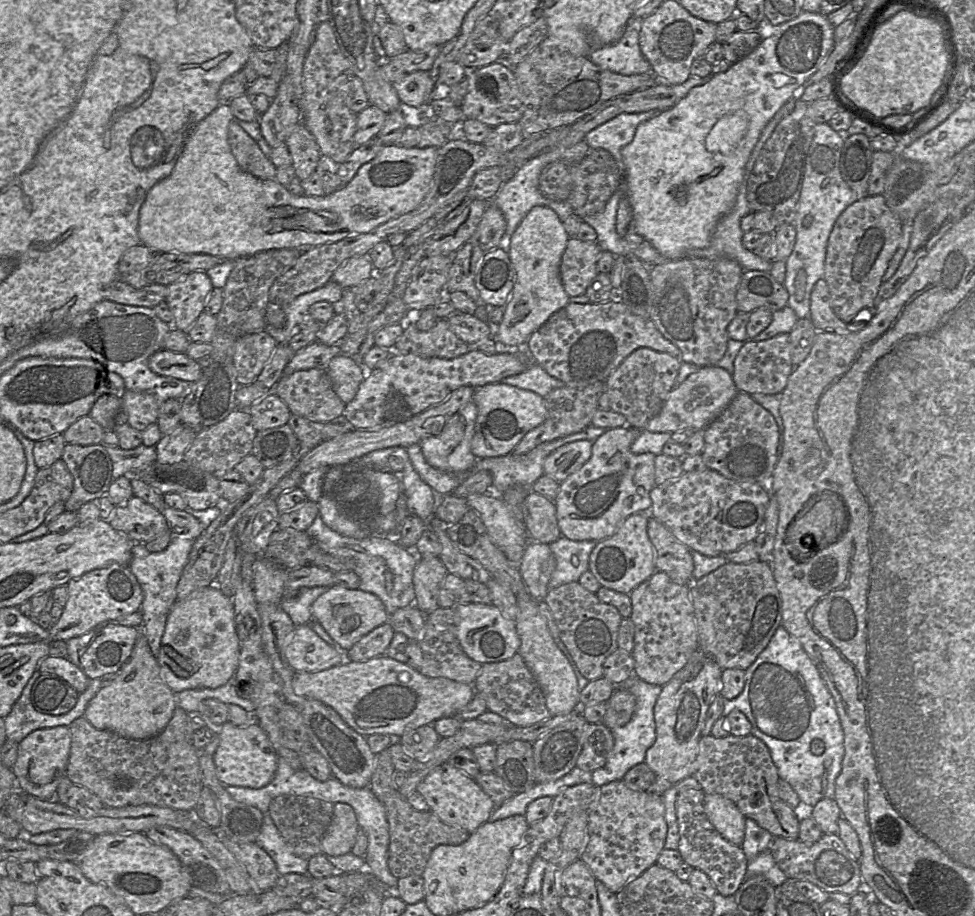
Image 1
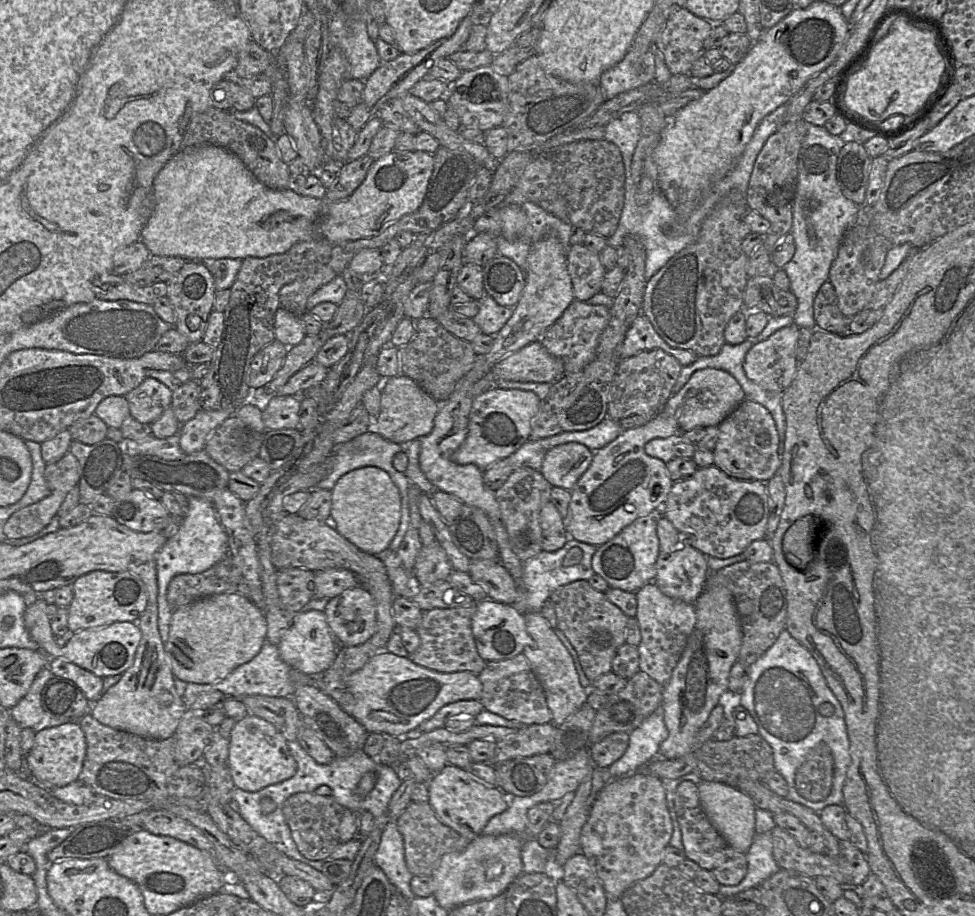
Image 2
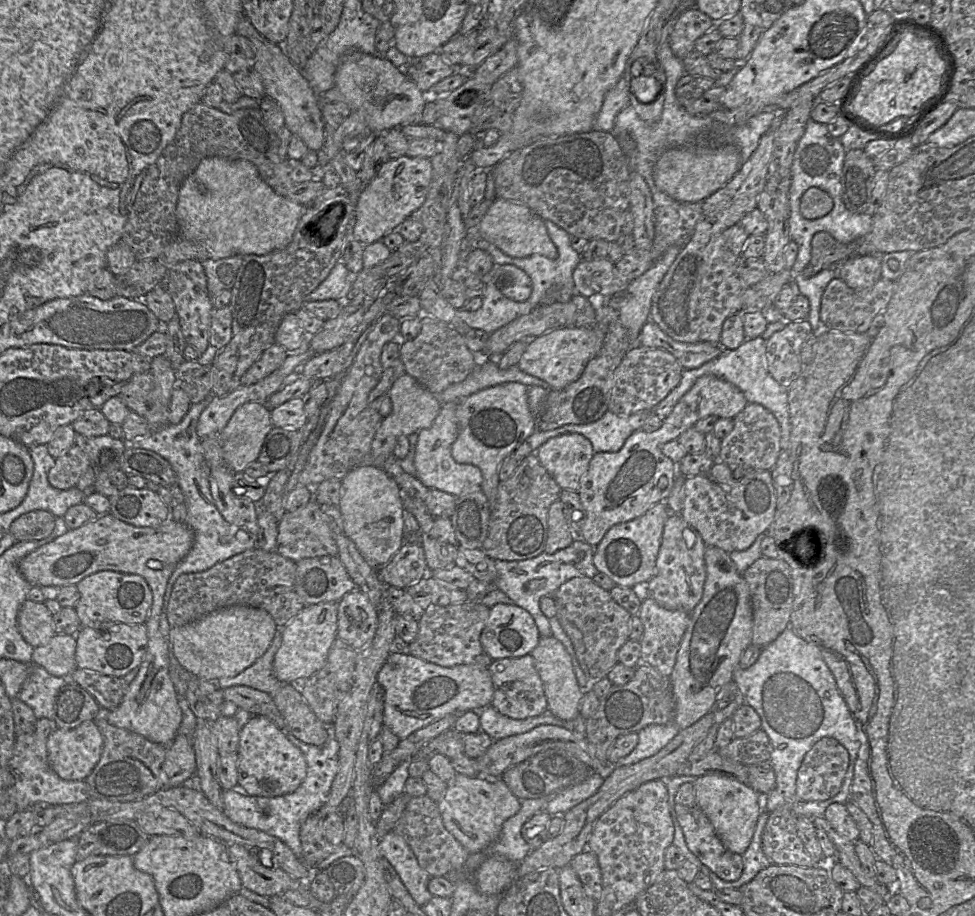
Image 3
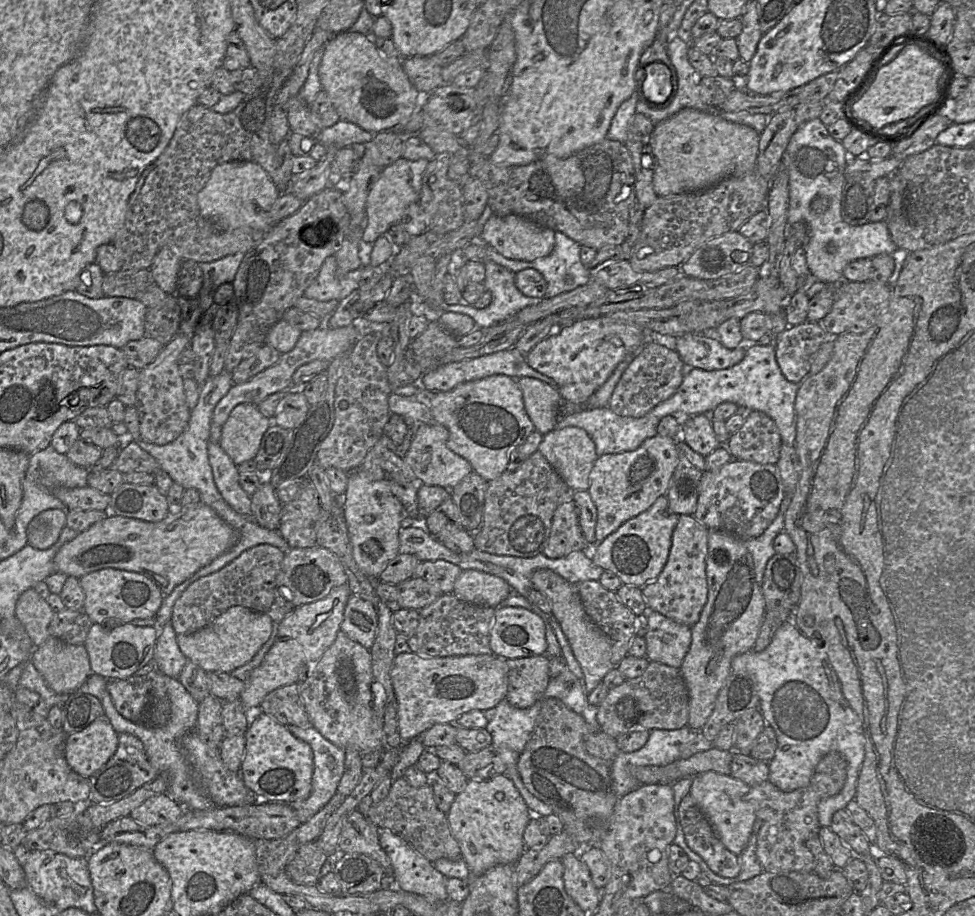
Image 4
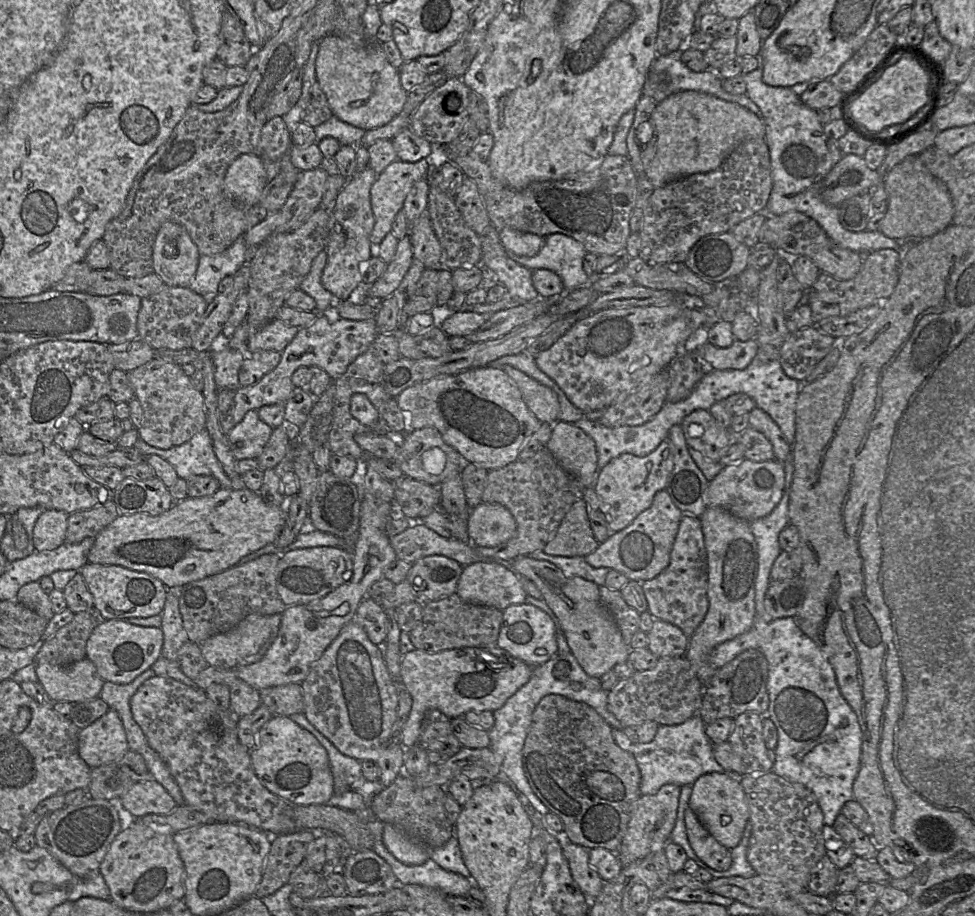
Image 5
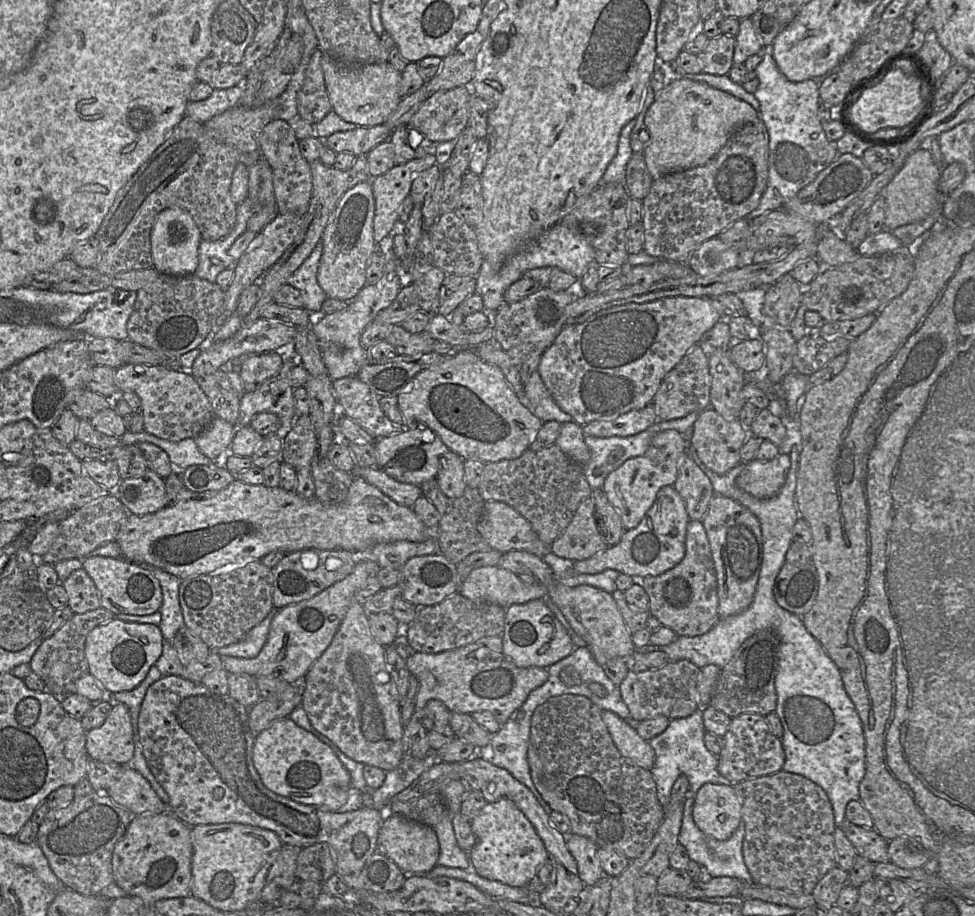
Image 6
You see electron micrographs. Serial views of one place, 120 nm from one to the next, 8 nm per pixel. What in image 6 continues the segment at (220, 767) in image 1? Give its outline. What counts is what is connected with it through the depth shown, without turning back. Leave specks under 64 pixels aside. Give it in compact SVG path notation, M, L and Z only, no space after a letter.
M289 717L275 720L255 737L252 759L263 784L274 793L320 809L338 811L350 797L351 776L330 746Z

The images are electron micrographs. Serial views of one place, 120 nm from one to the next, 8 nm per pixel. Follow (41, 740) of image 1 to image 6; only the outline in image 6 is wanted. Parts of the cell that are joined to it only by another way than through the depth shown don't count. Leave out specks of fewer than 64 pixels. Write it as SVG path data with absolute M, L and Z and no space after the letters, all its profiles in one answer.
M112 706L104 723L86 732L88 757L104 763L131 765L134 738L131 717L127 706Z

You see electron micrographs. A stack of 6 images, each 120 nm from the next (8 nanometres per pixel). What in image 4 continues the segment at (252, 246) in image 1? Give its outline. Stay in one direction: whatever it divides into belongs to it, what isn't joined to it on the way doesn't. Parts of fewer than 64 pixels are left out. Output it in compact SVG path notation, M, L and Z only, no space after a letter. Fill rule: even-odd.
M401 157L381 171L367 198L362 242L374 243L393 225L401 222L411 204L419 202L422 179L428 163L427 159L408 160ZM231 161L213 168L206 185L197 195L197 204L200 214L222 231L250 227L268 232L274 225L269 219L269 211L280 194L258 163Z

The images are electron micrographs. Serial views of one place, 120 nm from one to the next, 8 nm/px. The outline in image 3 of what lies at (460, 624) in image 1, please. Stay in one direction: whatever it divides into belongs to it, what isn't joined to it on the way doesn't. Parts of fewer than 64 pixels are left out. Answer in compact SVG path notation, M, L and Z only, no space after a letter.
M515 604L490 607L480 642L493 659L516 658L531 654L541 636L529 612Z

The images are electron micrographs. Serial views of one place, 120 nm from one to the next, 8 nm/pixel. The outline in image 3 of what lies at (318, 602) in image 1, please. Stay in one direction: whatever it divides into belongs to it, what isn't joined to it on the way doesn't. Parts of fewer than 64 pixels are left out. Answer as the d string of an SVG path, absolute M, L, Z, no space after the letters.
M355 588L338 601L337 638L356 651L364 648L377 628L377 611L368 597Z

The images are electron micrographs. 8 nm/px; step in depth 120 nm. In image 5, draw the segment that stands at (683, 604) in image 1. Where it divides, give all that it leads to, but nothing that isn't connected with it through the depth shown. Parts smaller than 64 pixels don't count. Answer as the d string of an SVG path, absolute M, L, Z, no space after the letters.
M654 619L647 638L647 648L657 658L685 656L689 645L689 637L679 627L658 619Z

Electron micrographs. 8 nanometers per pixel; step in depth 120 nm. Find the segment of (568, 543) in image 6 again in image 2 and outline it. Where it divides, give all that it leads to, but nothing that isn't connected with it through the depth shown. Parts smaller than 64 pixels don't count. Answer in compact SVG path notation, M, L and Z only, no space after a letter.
M551 501L546 502L541 509L540 526L542 550L556 551L565 545L567 531L564 518Z

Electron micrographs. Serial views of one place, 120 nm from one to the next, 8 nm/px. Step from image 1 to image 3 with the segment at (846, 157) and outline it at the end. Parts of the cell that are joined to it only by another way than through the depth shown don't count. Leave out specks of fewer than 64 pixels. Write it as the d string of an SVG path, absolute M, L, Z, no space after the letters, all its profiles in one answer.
M863 149L849 150L845 154L841 185L842 200L854 213L867 213L876 168Z

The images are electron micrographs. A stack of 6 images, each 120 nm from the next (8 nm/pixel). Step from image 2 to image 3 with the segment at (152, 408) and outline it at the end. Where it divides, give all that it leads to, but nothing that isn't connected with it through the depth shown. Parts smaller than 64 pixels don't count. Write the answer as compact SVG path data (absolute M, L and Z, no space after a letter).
M150 371L133 375L118 395L130 411L145 417L148 406L147 396L154 386Z

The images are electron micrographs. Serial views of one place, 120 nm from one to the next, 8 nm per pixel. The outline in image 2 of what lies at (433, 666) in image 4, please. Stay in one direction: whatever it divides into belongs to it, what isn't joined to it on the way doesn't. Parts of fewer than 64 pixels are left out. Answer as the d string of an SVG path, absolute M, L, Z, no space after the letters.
M382 650L383 652L379 652L378 654L374 655L369 661L359 670L352 673L346 680L344 688L327 688L325 684L325 691L324 693L332 698L340 708L346 712L348 715L353 717L356 721L358 721L368 733L371 732L379 732L382 734L389 734L392 736L400 736L404 735L409 731L415 731L415 729L425 720L432 717L438 709L441 707L459 701L459 700L480 700L481 693L482 693L482 683L478 678L478 675L470 672L470 671L458 671L458 672L449 672L449 673L442 673L437 672L435 670L431 670L422 666L419 666L413 663L407 657L400 657L392 654L386 650Z

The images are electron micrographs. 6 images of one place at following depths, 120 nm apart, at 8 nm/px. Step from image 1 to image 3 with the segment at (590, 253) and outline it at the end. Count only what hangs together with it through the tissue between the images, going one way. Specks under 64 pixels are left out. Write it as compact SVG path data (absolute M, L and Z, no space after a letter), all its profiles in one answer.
M608 258L582 259L573 271L575 293L588 298L607 298L625 292L630 283L618 275L615 264Z

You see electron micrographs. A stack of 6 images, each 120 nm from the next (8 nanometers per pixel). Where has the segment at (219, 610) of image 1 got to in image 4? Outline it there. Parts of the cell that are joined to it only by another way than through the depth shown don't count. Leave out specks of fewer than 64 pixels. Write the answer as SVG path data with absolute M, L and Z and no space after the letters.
M233 606L210 624L192 634L178 634L177 644L185 657L206 672L230 673L250 661L272 633L272 619L265 613Z

